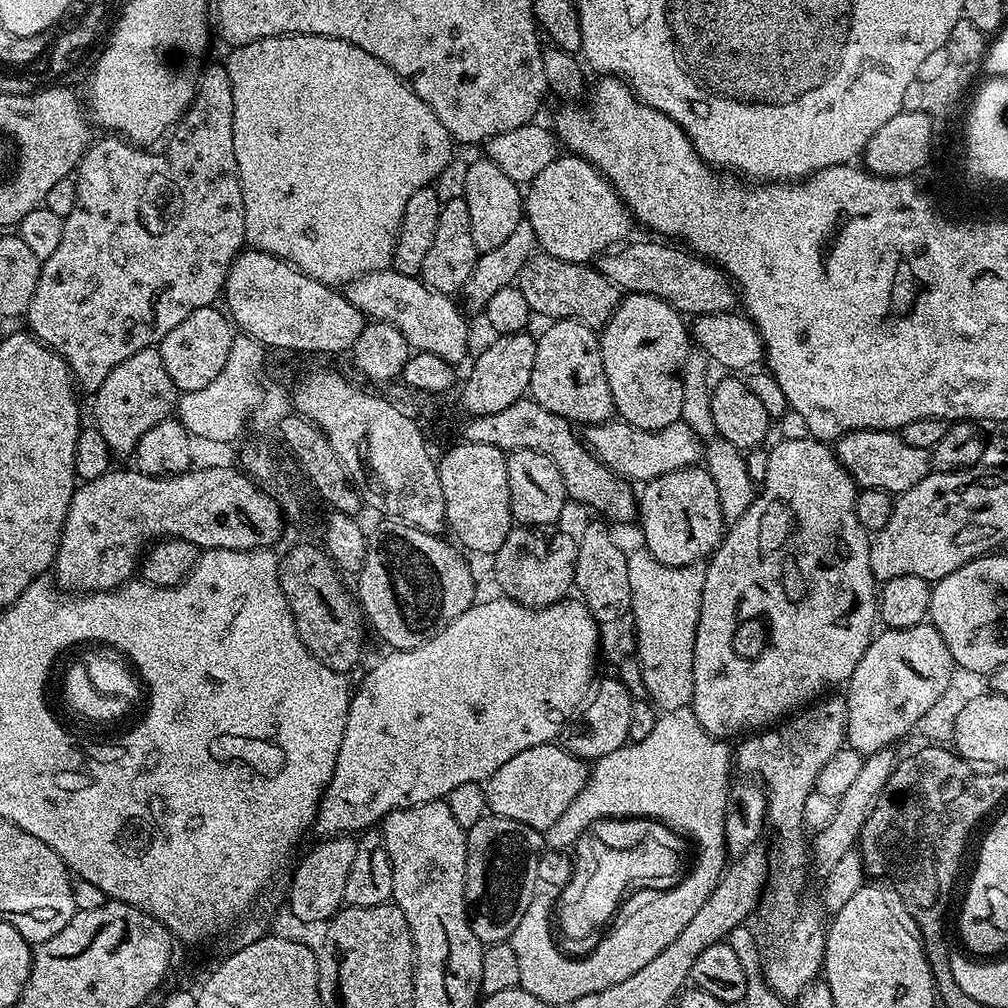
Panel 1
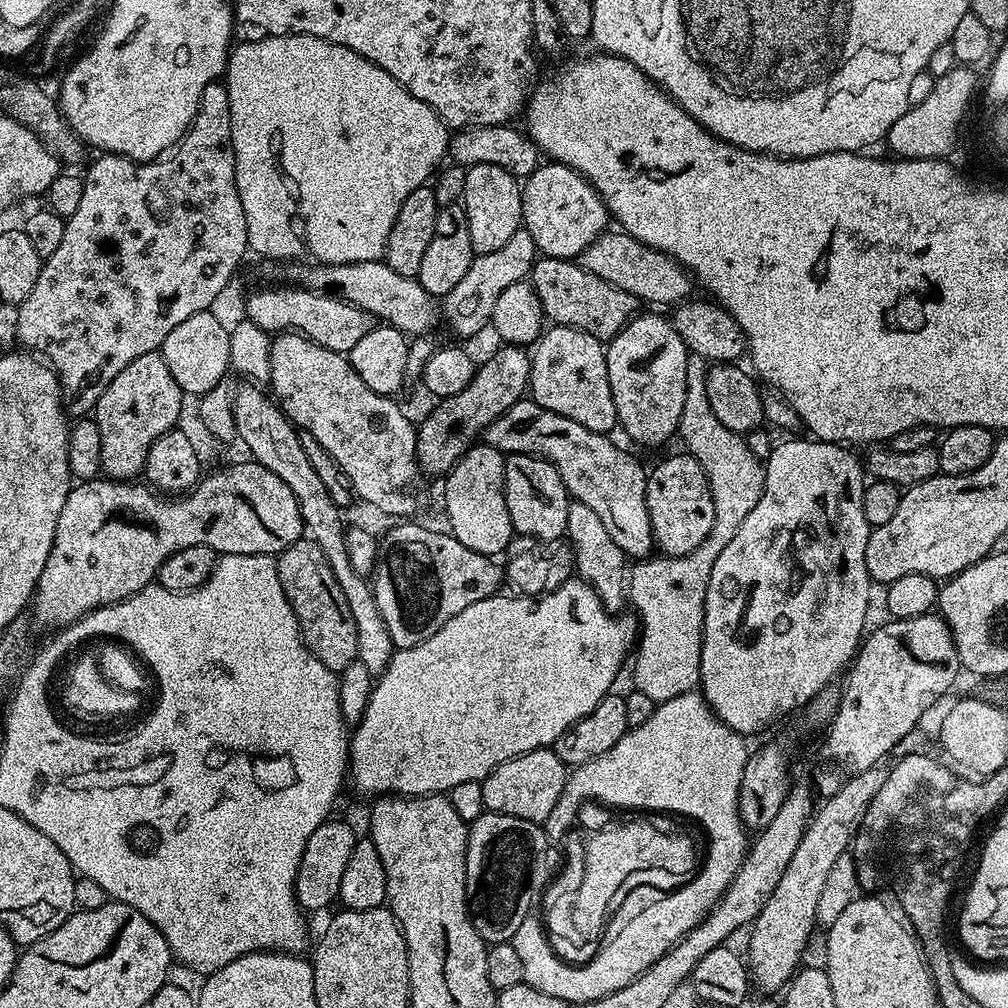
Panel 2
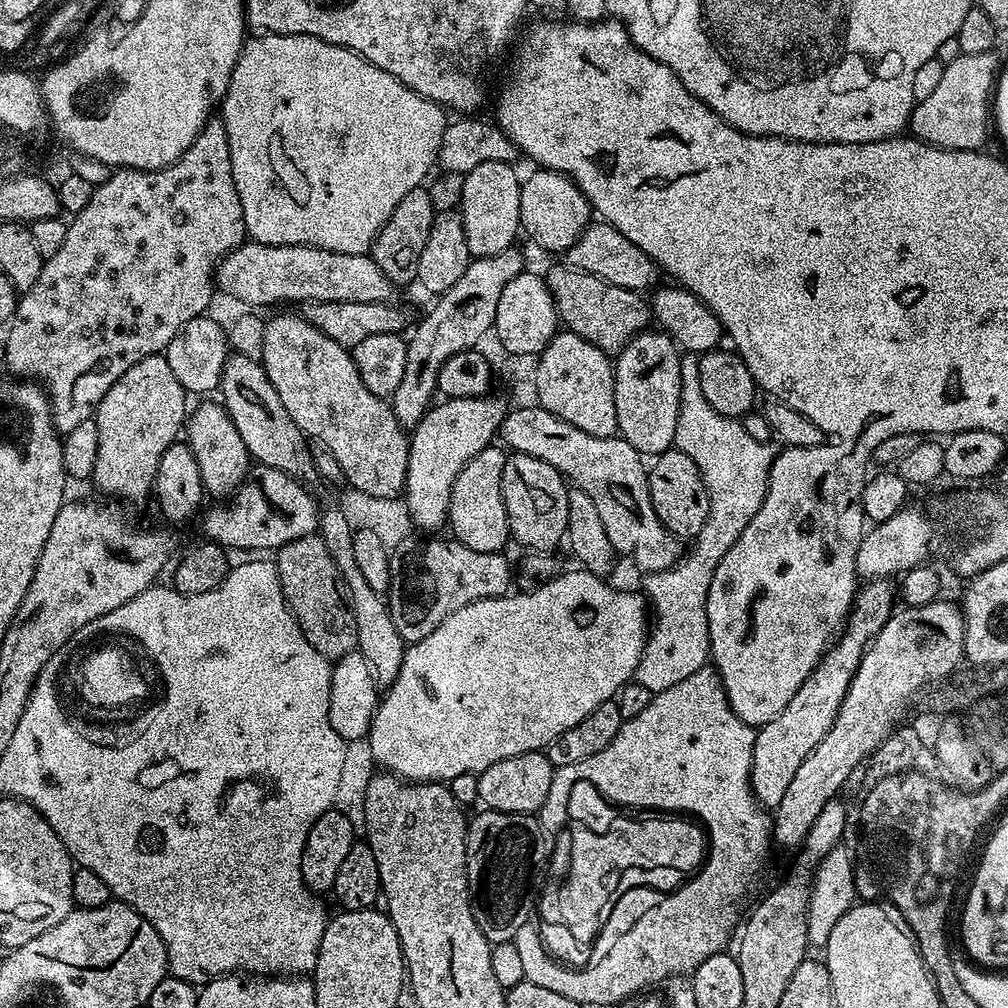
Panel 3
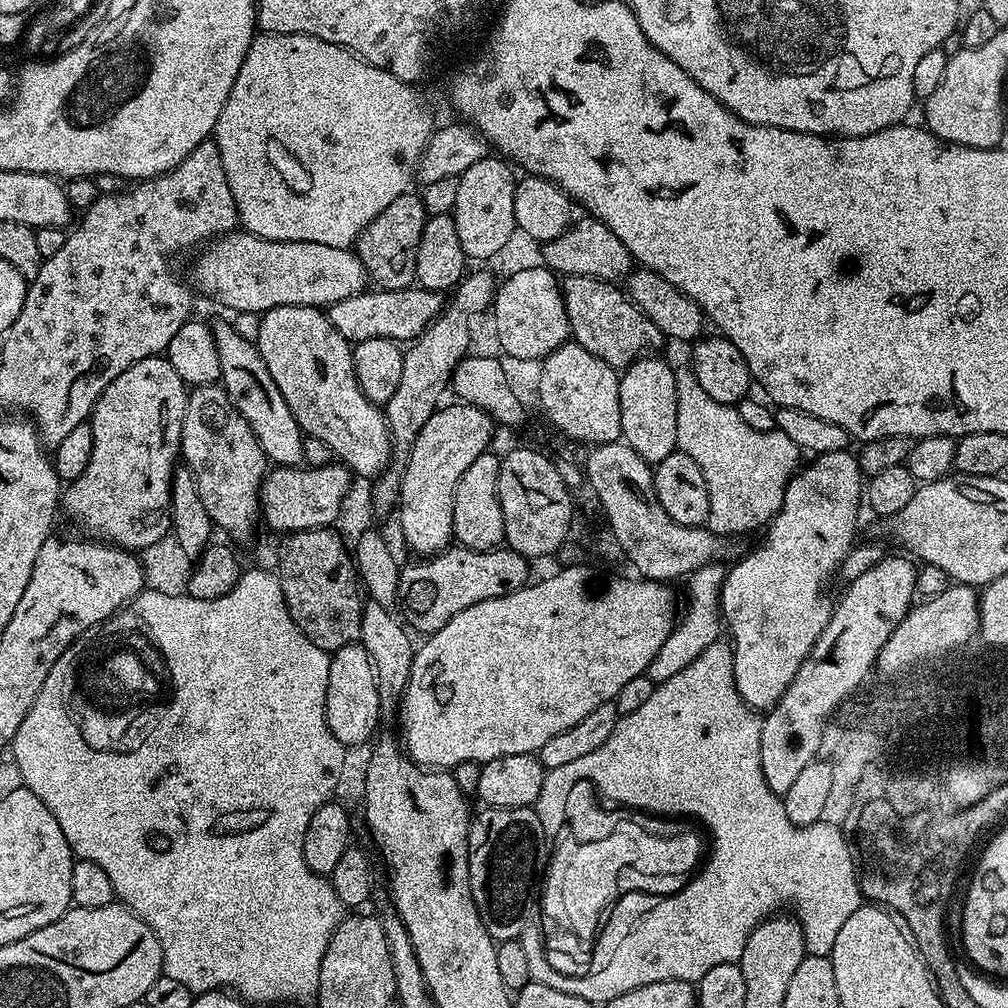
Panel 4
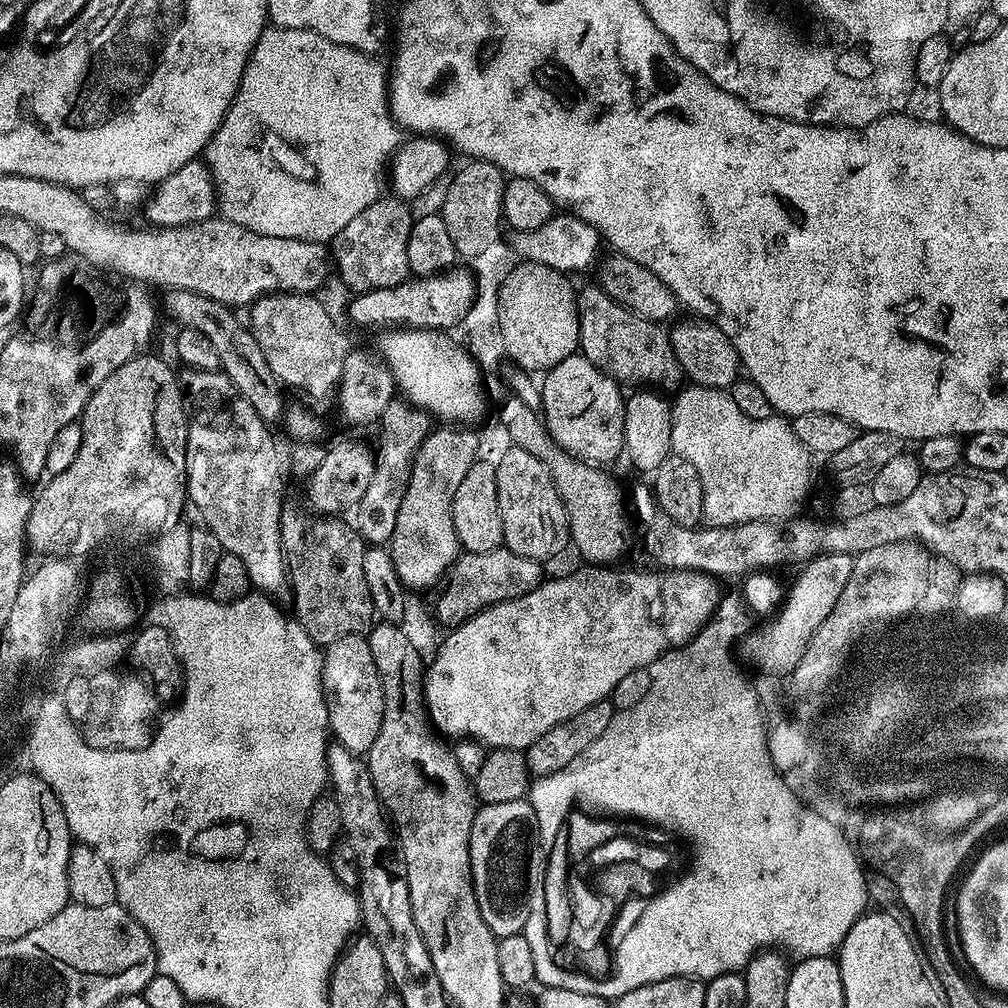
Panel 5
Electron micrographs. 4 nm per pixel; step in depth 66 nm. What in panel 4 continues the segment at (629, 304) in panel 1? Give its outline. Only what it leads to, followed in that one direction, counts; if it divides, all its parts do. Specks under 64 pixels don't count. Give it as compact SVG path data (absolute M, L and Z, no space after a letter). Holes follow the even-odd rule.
M644 354L633 360L632 365L623 369L620 376L620 413L622 414L622 430L620 431L623 443L629 444L650 466L655 466L662 462L662 458L670 458L670 454L677 451L678 442L678 402L676 401L676 374L673 365L668 365L666 361L659 360L656 354Z

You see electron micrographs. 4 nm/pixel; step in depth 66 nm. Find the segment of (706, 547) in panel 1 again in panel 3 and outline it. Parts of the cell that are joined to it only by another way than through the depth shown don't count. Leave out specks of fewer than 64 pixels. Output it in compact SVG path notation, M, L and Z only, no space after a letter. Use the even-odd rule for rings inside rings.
M673 446L661 456L655 457L648 468L648 489L650 502L666 530L681 538L694 538L706 526L706 518L710 510L708 491L702 482L702 474L698 466L694 466L694 458L682 454Z

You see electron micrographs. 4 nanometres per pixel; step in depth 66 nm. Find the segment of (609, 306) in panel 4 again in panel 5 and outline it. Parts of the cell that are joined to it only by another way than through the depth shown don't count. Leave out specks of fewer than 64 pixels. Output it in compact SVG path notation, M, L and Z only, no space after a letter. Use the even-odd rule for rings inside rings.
M599 286L580 288L576 294L578 310L578 334L580 335L579 355L598 366L605 374L624 382L627 376L636 380L653 380L675 389L681 383L680 364L676 361L676 351L672 349L672 337L663 332L661 325L647 320L622 306Z

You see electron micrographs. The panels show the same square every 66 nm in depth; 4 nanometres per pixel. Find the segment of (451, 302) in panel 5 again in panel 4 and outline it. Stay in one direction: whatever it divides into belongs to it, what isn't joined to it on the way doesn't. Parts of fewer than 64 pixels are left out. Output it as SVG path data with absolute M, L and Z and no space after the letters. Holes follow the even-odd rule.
M419 286L389 292L365 290L356 296L342 298L342 302L327 305L326 313L334 329L353 345L372 338L411 342L428 329L428 325L439 316L445 303L445 297L441 293Z

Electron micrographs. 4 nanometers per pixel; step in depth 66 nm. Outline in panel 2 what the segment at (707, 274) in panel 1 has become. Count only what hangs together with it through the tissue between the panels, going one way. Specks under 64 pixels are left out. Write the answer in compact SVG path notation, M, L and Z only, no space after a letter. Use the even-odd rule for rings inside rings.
M623 230L612 231L601 232L598 239L582 250L578 257L580 267L590 270L590 274L598 274L598 278L610 282L610 286L626 290L626 294L634 294L638 302L675 306L693 295L694 281L678 261L638 242L638 238Z

